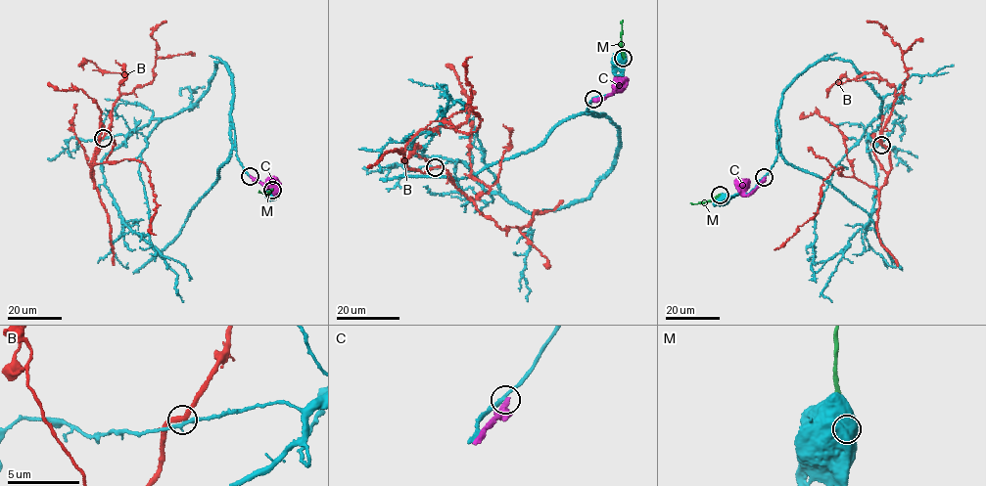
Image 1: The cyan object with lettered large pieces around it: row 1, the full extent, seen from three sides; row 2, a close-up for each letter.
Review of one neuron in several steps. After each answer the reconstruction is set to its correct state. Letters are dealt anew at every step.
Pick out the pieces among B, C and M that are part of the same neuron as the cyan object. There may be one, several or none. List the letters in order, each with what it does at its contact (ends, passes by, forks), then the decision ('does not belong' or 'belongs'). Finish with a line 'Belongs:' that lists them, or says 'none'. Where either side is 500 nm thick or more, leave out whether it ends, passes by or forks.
B: it passes by | belongs
C: it ends | does not belong
M: does not belong
Belongs: B

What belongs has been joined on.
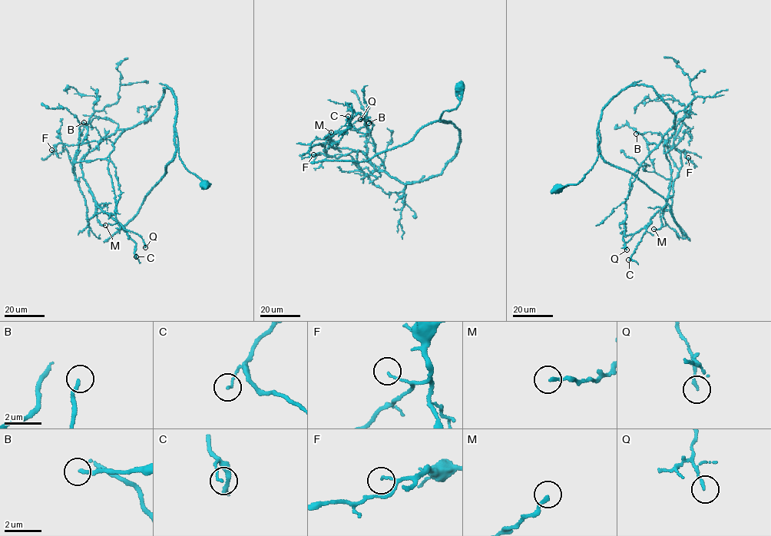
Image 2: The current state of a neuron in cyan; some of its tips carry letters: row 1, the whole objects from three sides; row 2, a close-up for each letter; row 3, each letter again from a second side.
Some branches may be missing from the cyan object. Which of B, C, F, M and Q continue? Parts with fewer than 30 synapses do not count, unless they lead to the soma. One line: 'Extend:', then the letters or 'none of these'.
Extend: B

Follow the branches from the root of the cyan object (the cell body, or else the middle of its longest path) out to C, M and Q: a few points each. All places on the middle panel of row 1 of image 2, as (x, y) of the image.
C: (459, 87), (440, 118), (459, 129), (454, 156), (423, 180), (402, 183), (361, 152), (331, 147), (348, 116)
M: (459, 87), (440, 118), (459, 129), (454, 156), (423, 180), (402, 183), (361, 152), (331, 147), (331, 132)
Q: (459, 87), (440, 118), (459, 129), (454, 156), (423, 180), (402, 183), (361, 152), (330, 146), (360, 119)

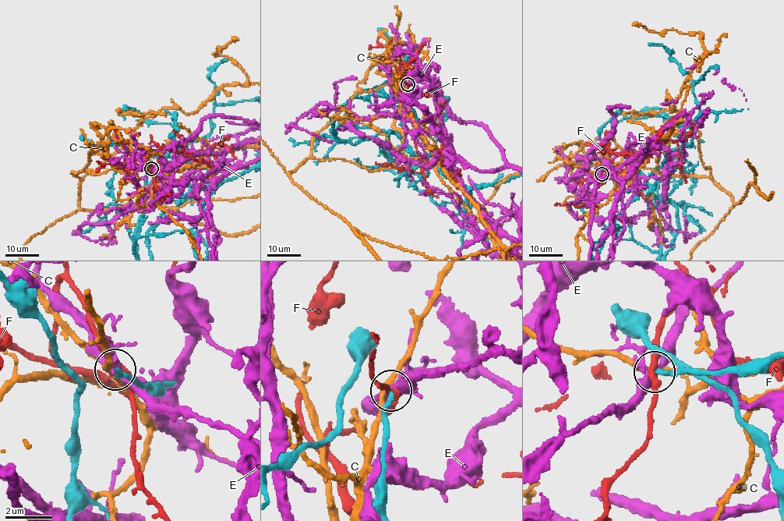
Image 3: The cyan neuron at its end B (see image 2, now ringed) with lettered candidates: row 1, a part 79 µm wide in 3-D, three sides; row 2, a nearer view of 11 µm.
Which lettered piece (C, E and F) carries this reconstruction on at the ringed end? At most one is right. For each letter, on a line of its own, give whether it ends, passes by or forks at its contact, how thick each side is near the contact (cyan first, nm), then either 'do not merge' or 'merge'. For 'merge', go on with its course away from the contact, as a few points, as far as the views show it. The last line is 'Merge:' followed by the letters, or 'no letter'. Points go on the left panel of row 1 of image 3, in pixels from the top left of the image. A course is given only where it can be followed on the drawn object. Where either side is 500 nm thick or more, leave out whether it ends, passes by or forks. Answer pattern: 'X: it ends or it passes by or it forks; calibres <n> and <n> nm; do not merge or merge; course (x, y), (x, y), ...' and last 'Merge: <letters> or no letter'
C: it passes by; calibres 180 and 240 nm; do not merge
E: it forks; calibres 200 and 240 nm; do not merge
F: it passes by; calibres 200 and 320 nm; do not merge
Merge: no letter

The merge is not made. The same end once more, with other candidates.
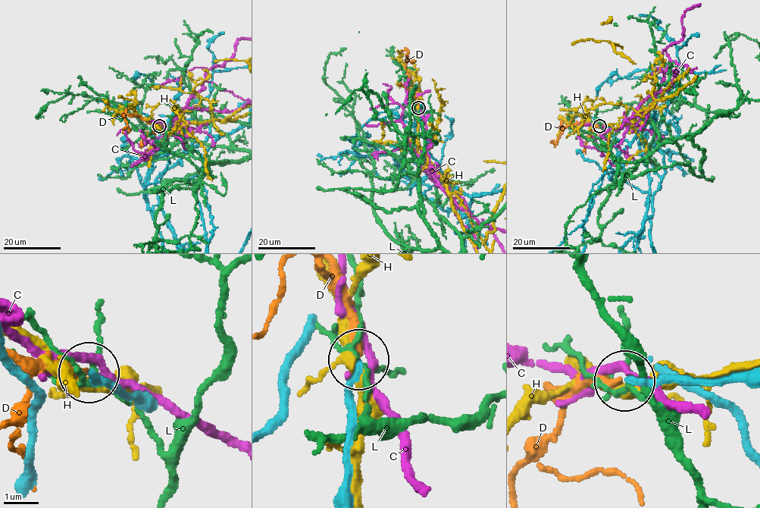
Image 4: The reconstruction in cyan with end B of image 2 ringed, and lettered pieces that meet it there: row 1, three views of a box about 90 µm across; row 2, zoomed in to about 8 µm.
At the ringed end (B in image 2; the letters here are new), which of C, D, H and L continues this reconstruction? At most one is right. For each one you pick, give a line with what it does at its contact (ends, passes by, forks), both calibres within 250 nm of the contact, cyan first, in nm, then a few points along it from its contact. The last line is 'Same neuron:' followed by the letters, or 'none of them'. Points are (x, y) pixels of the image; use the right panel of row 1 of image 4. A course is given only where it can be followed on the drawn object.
D: It ends there. Thickness 180 nm (cyan) against 280 nm. Its course: (598, 126), (586, 122), (567, 125), (563, 128), (558, 141), (552, 141), (555, 146)
Same neuron: D

